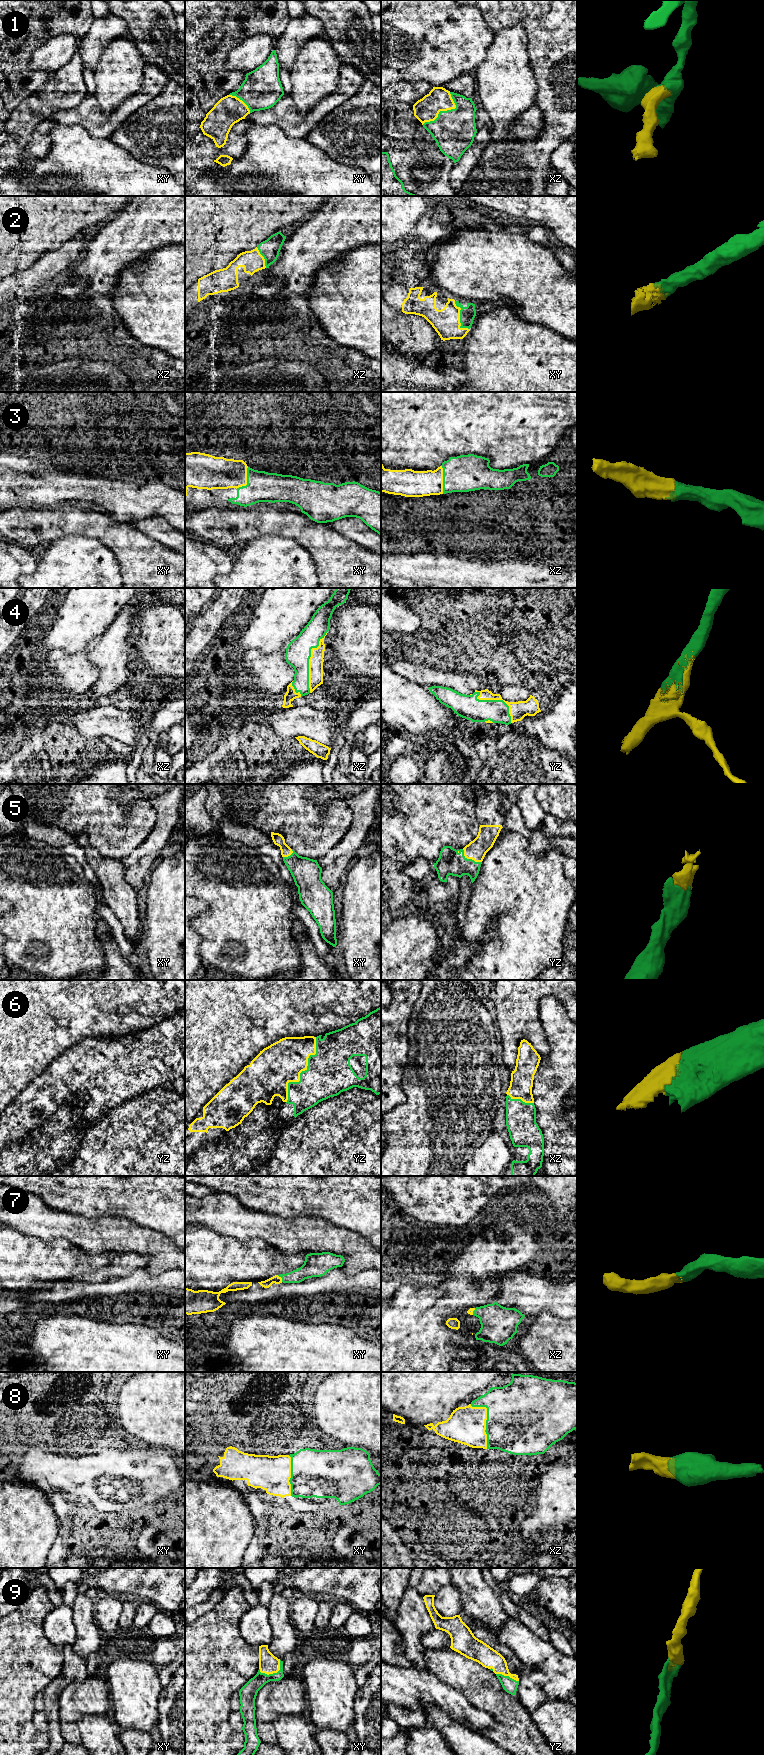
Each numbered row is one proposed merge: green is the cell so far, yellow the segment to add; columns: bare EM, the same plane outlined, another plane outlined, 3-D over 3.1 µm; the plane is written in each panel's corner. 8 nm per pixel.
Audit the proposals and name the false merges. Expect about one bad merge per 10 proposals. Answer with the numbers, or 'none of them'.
none of them

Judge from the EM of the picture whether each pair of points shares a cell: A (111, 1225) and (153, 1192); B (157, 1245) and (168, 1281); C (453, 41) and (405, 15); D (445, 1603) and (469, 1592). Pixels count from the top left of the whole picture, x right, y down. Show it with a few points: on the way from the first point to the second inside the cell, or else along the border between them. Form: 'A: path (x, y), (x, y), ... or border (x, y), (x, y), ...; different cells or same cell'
A: border (98, 1217), (124, 1217), (142, 1227); different cells
B: border (145, 1267), (151, 1274), (159, 1274), (174, 1268); different cells
C: path (441, 40), (430, 38), (417, 27); same cell
D: border (451, 1583), (458, 1590), (461, 1604), (459, 1614); different cells

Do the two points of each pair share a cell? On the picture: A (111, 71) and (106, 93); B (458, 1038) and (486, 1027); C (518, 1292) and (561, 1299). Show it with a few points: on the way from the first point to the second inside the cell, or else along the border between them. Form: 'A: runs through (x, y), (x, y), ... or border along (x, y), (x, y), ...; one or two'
A: runs through (111, 76), (111, 88); one
B: runs through (465, 1031), (469, 1027), (479, 1027); one
C: runs through (529, 1294), (550, 1296); one

